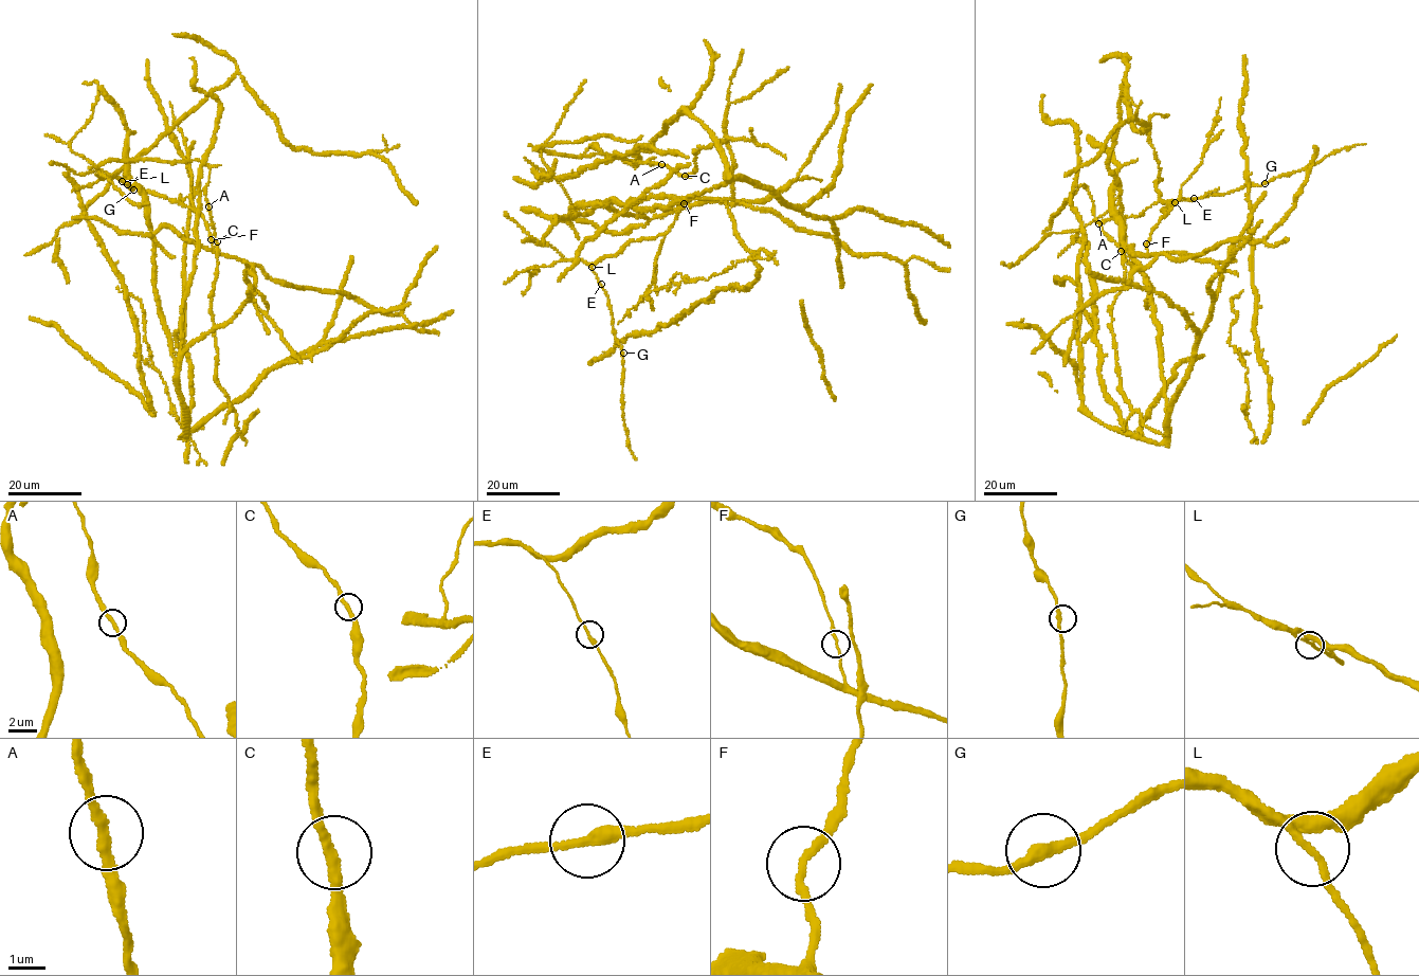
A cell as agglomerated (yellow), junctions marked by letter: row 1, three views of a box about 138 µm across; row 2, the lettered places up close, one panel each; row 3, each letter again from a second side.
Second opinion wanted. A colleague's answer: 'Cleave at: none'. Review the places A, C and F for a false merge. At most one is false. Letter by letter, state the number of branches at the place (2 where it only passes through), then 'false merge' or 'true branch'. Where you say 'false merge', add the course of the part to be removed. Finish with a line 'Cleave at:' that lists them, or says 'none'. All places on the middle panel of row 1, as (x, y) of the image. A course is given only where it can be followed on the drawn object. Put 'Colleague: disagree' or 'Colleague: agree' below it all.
A: 2 | true branch
C: 2 | true branch
F: 2 | true branch
Cleave at: none
Colleague: agree

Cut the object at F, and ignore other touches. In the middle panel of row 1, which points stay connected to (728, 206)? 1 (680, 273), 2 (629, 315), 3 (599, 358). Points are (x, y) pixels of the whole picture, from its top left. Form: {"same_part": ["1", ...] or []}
{"same_part": ["1", "3"]}

